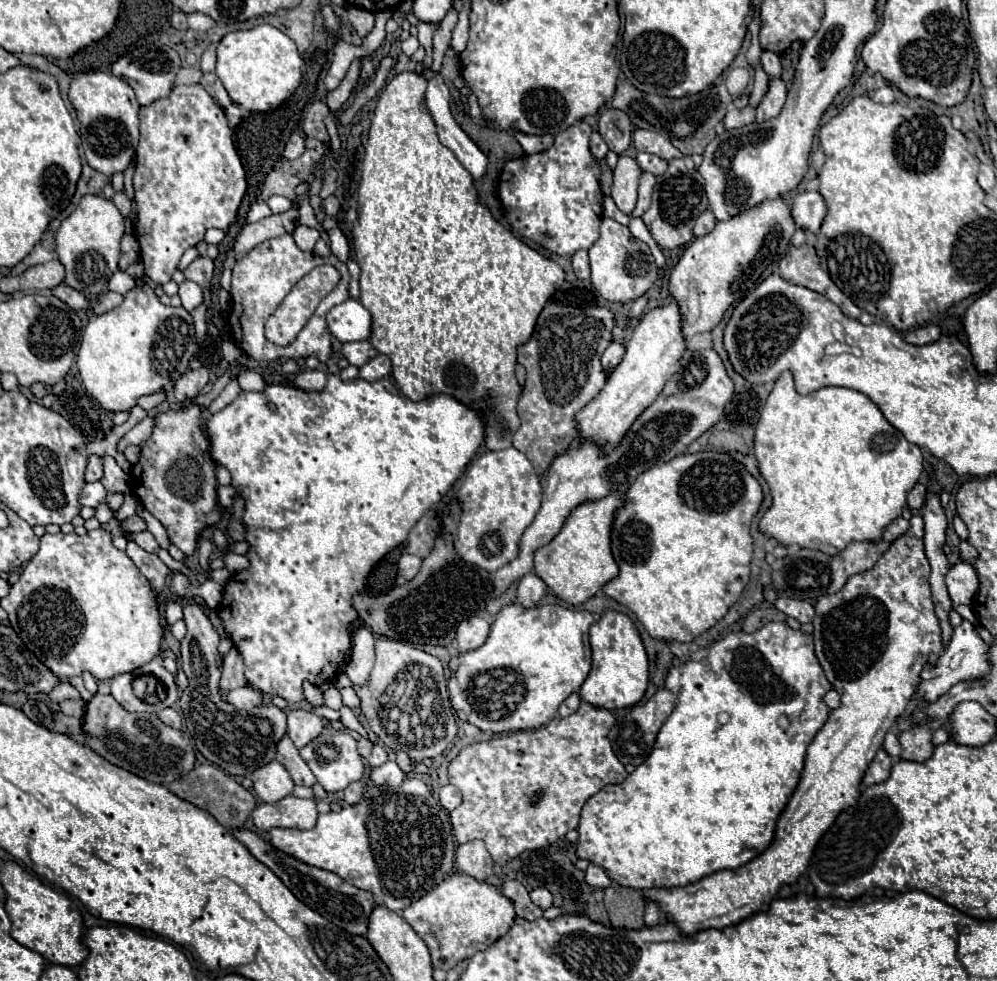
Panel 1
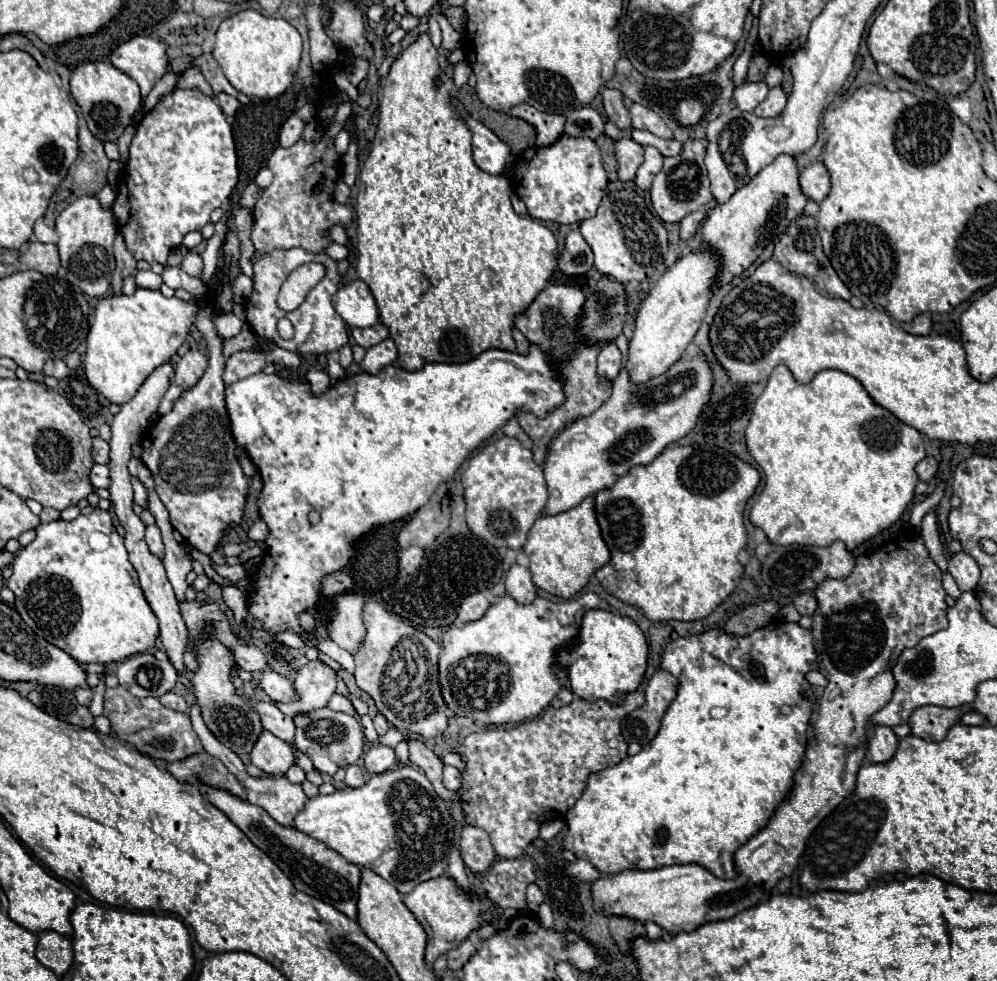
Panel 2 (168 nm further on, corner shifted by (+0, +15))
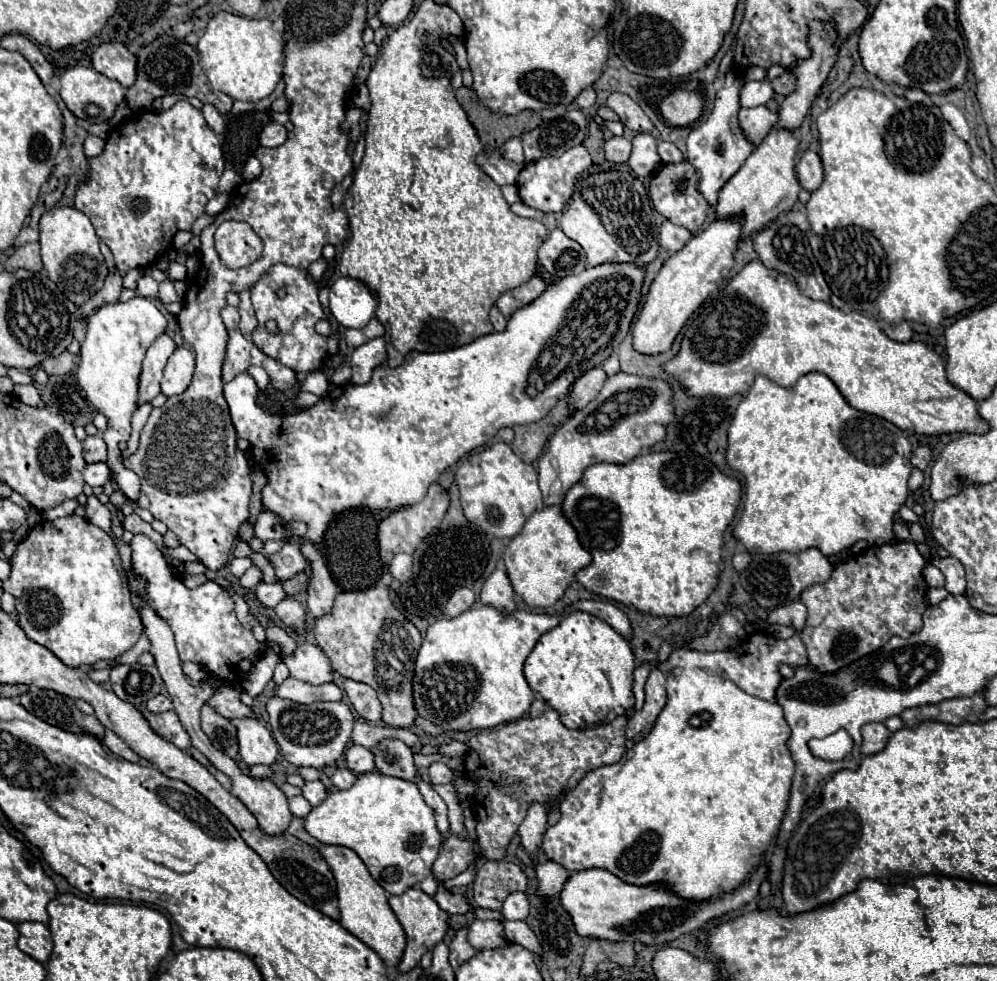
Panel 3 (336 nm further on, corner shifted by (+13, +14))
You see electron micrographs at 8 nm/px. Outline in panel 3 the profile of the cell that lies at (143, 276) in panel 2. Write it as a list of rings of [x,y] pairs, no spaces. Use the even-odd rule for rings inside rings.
[[[144,275],[144,277],[140,277],[140,281],[138,281],[136,293],[142,295],[142,297],[148,297],[148,299],[156,299],[156,297],[158,297],[158,283],[156,283],[150,275]]]

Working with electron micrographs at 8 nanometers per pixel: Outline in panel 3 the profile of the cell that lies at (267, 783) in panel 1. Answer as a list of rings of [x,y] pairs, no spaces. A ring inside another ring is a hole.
[[[256,717],[230,719],[238,731],[240,759],[246,765],[272,765],[278,757],[278,745],[272,733]]]

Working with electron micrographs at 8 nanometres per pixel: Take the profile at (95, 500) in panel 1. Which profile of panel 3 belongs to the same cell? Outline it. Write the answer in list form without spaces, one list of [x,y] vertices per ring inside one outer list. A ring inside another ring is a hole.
[[[92,463],[92,465],[86,465],[84,479],[86,479],[86,483],[90,487],[98,487],[98,485],[108,483],[108,479],[110,479],[110,467],[108,467],[108,463]]]

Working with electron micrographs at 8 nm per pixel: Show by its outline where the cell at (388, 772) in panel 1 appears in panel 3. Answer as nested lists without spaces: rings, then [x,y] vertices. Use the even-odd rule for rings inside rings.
[[[350,745],[344,753],[346,757],[346,765],[348,769],[352,769],[356,775],[360,773],[368,773],[368,771],[374,771],[374,757],[372,757],[372,751],[366,749],[366,747],[360,747],[360,745]]]

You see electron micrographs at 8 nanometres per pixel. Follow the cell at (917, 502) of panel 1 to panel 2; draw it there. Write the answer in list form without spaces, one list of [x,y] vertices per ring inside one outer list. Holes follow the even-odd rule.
[[[927,456],[925,460],[921,460],[921,462],[917,464],[915,472],[917,472],[919,480],[929,482],[929,480],[933,480],[933,476],[935,476],[935,472],[937,472],[937,462],[935,462],[931,456]]]

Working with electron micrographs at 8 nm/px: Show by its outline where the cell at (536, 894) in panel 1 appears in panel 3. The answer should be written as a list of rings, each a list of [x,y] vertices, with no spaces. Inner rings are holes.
[[[512,893],[506,897],[504,905],[502,905],[502,915],[504,919],[510,921],[522,921],[528,917],[528,899],[524,893]]]

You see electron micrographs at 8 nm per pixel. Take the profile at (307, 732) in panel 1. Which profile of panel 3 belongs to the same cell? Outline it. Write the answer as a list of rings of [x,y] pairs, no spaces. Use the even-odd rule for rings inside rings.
[[[316,643],[298,645],[296,653],[286,659],[290,675],[300,681],[308,681],[312,685],[322,685],[332,681],[334,669],[326,657],[326,653]]]

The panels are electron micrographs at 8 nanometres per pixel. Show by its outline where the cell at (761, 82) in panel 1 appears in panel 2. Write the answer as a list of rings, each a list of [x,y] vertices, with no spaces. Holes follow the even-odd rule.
[[[769,66],[769,70],[765,72],[765,84],[769,84],[769,88],[773,88],[773,86],[779,86],[781,84],[781,80],[783,80],[783,72],[781,72],[781,68],[779,66]]]

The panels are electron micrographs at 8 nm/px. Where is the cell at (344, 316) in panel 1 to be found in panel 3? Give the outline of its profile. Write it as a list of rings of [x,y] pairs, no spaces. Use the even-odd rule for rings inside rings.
[[[340,277],[330,287],[330,311],[342,327],[362,329],[374,317],[378,307],[376,293],[362,281]]]

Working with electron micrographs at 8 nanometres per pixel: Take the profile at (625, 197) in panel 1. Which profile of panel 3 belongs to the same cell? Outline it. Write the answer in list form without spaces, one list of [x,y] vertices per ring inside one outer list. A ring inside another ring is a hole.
[[[610,137],[604,143],[604,151],[606,151],[606,159],[612,163],[626,163],[632,151],[632,143],[626,137]]]

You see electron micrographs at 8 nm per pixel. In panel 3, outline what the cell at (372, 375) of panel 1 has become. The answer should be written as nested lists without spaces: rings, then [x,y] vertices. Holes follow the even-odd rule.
[[[372,339],[360,347],[354,349],[350,357],[350,367],[352,367],[352,377],[350,383],[354,385],[364,385],[370,381],[372,371],[386,361],[386,345],[384,339]]]

